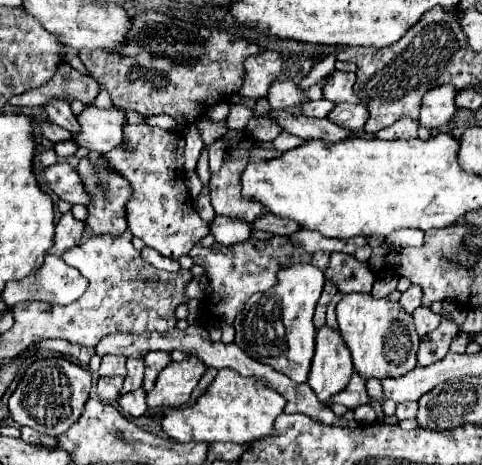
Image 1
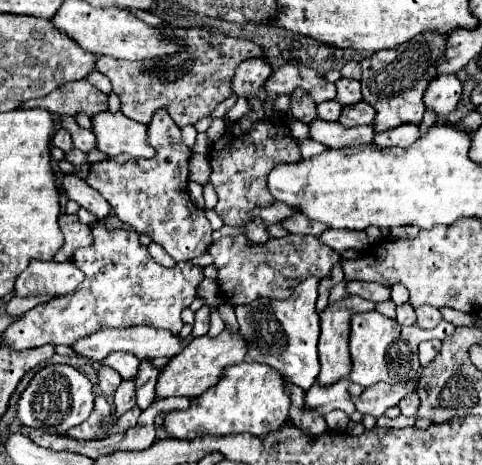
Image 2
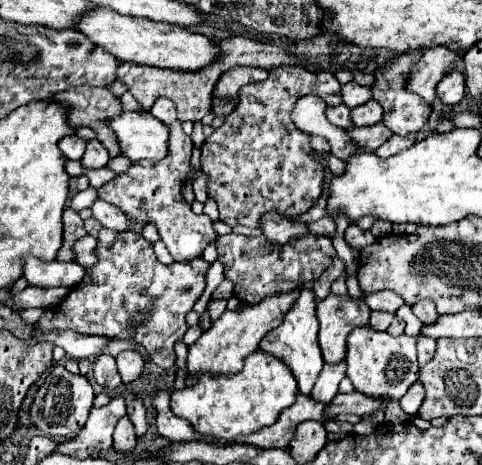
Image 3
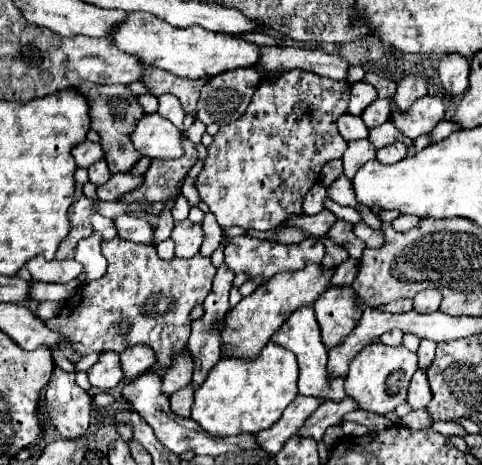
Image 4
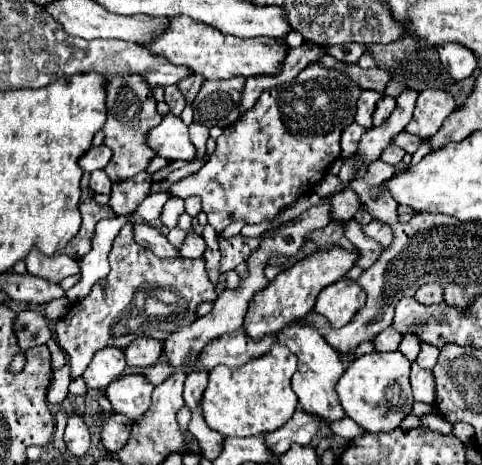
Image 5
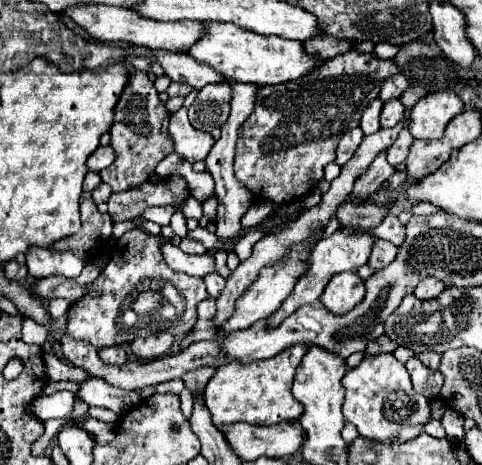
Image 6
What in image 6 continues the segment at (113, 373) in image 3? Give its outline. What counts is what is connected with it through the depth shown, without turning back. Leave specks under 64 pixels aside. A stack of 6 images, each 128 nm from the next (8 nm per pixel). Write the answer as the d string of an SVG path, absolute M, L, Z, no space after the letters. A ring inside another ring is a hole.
M112 346L112 348L102 348L100 351L100 358L106 364L124 364L128 360L126 352L122 346ZM43 352L45 374L49 382L72 381L81 383L88 378L82 368L71 366L59 359L53 352Z

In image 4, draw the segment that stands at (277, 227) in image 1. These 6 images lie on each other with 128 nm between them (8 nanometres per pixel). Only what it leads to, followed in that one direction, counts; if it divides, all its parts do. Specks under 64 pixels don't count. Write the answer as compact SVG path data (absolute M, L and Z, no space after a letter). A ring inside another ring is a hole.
M336 220L336 224L334 224L334 226L330 228L330 232L328 232L328 238L332 238L334 242L338 242L340 246L344 246L344 248L350 252L350 258L360 260L366 244L354 236L352 228L354 228L354 226L352 226L350 222L346 222L346 220Z

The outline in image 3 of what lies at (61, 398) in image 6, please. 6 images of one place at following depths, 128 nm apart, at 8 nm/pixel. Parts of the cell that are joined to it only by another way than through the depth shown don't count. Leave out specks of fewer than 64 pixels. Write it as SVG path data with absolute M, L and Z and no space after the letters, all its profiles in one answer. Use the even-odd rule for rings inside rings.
M92 218L86 220L84 226L86 232L98 240L98 264L86 268L82 284L72 288L56 308L44 312L40 322L34 324L36 330L76 330L90 336L134 340L148 350L156 366L174 368L174 344L180 342L188 330L186 314L206 288L206 272L210 264L204 258L194 258L190 262L174 262L166 266L158 262L152 244L142 234L112 232ZM120 328L128 328L124 334L132 336L118 336Z

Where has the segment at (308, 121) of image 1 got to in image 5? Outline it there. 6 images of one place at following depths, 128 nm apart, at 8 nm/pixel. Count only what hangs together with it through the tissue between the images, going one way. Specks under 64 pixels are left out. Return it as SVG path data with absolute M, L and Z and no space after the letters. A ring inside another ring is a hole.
M400 132L400 136L396 136L396 140L394 140L392 144L404 148L408 154L414 154L414 152L418 150L420 142L422 142L420 136L412 136L412 134L408 134L408 132Z

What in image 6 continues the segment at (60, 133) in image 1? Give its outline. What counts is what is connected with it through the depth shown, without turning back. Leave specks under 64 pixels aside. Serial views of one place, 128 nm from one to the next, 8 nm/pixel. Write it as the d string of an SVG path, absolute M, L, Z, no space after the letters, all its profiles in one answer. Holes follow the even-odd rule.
M98 146L94 150L94 154L90 154L86 164L88 164L88 170L100 172L100 170L108 168L114 162L114 158L116 158L116 154L114 154L114 150L110 146Z

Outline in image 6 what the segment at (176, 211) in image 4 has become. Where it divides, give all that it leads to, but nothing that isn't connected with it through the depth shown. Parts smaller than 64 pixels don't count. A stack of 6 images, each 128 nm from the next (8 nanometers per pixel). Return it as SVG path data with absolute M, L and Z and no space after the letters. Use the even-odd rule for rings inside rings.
M152 206L152 208L146 208L146 210L142 212L142 218L144 218L144 220L150 220L150 222L156 222L156 224L160 224L160 226L168 226L172 214L174 214L172 208Z

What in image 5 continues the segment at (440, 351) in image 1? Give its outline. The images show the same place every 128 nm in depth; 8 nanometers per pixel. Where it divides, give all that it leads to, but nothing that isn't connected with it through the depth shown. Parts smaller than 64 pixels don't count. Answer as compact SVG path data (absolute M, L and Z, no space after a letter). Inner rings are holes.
M422 344L422 348L420 348L420 354L418 354L418 358L416 358L416 362L424 368L424 370L432 370L434 368L434 364L436 364L436 360L438 360L438 348L436 346L428 346L428 344Z

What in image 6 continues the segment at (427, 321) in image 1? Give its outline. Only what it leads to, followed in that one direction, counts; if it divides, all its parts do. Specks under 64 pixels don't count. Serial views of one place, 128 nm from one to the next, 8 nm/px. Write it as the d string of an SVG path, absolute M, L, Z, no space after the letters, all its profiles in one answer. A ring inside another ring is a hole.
M424 278L424 280L416 286L414 294L416 294L420 300L430 300L430 298L436 298L444 288L446 288L446 286L444 286L442 280L436 280L436 278Z

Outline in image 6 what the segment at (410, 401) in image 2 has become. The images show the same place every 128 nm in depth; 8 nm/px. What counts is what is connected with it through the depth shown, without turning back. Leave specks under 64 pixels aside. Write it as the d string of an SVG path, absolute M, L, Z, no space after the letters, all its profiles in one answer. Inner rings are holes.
M412 356L404 366L406 366L406 370L412 378L416 392L424 394L428 400L434 400L440 394L440 388L442 388L442 382L444 382L444 376L440 372L426 368L416 356Z

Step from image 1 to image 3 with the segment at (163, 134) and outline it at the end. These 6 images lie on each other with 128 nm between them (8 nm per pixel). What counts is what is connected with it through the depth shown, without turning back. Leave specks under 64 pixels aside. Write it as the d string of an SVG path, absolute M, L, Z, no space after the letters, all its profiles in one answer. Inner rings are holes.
M158 98L154 102L154 106L150 108L150 114L156 116L158 120L162 120L164 124L168 124L168 128L170 128L168 156L160 162L152 162L152 160L134 162L128 172L116 176L116 180L112 180L112 184L100 188L98 196L102 200L106 200L108 204L118 206L128 218L132 218L140 224L152 222L158 228L160 238L164 240L164 244L170 250L170 254L174 256L174 260L188 262L196 256L202 256L202 250L216 238L216 232L212 228L212 220L206 214L194 214L190 210L190 206L182 202L180 188L186 182L186 174L190 170L192 140L190 140L190 136L184 134L184 130L180 126L180 120L176 116L176 104L168 98Z

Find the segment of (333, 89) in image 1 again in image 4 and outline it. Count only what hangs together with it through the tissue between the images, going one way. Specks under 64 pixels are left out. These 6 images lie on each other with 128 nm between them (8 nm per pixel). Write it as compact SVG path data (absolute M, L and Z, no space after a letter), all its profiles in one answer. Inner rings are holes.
M356 82L356 84L352 84L348 112L350 112L352 116L360 116L376 98L378 98L378 92L376 92L376 88L374 88L372 84Z

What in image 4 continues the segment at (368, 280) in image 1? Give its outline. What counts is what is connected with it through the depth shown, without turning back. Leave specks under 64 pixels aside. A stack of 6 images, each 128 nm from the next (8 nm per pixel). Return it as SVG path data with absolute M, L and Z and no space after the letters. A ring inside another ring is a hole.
M396 300L396 302L386 304L382 308L382 312L394 312L394 314L404 314L404 312L410 312L410 310L414 310L412 300Z

